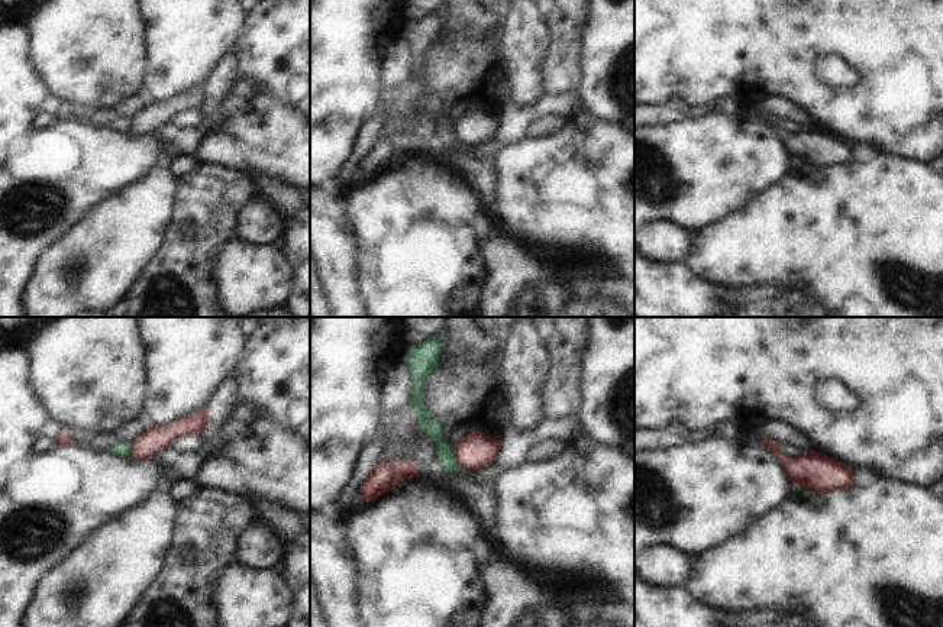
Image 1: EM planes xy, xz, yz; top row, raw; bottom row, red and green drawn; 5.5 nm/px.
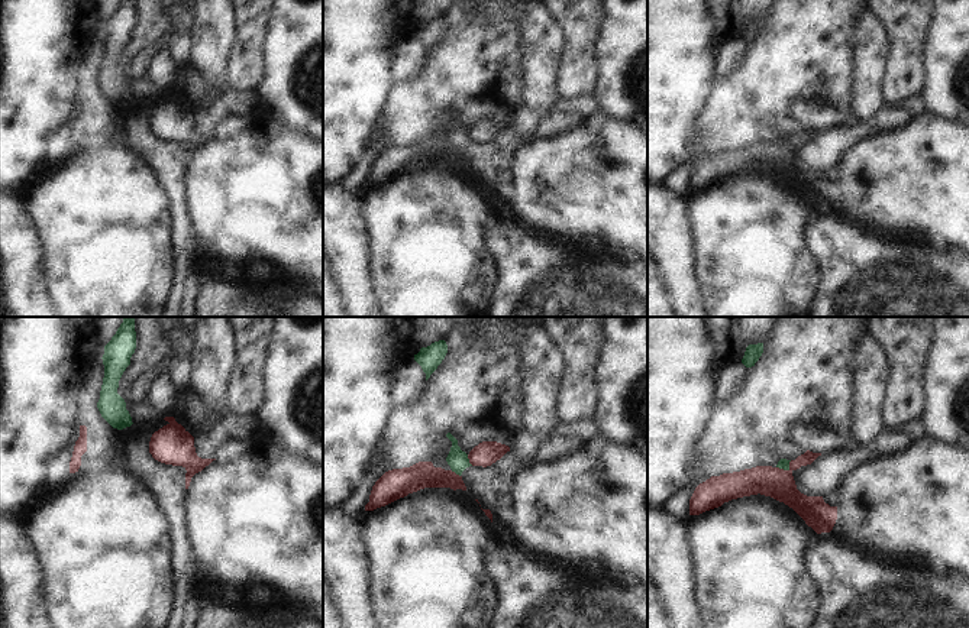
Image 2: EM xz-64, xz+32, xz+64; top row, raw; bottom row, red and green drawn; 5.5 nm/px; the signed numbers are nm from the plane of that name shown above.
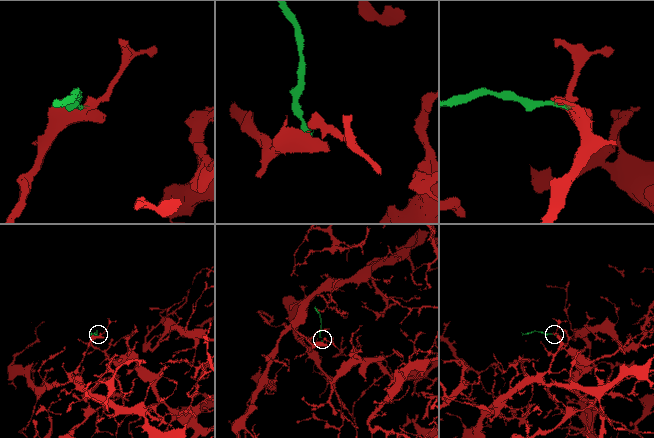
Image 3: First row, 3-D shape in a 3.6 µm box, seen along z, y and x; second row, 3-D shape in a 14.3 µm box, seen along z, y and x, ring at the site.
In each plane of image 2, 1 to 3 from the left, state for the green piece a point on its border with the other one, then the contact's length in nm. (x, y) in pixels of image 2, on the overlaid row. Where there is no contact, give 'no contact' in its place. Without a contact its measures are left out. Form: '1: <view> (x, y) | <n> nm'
1: no contact
2: xz+32 (470, 460) | 70 nm
3: xz+64 (785, 470) | 100 nm

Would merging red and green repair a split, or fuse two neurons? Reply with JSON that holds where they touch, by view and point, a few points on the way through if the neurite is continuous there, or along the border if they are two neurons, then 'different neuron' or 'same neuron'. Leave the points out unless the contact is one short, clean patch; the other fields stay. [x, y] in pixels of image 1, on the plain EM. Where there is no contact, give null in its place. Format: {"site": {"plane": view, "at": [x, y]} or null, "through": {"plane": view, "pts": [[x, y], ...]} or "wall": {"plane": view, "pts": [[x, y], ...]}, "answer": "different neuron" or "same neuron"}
{"site": {"plane": "xz", "at": [455, 133]}, "wall": {"plane": "xz", "pts": [[452, 125], [455, 136], [462, 144]]}, "answer": "different neuron"}

